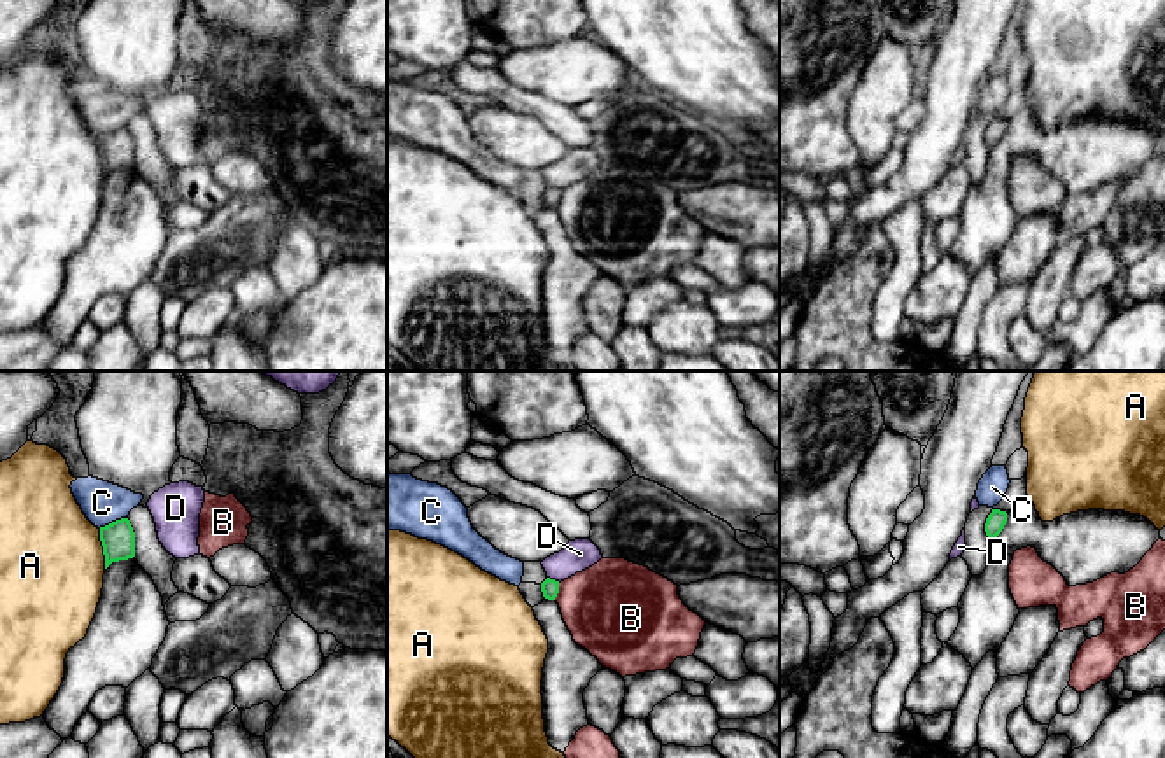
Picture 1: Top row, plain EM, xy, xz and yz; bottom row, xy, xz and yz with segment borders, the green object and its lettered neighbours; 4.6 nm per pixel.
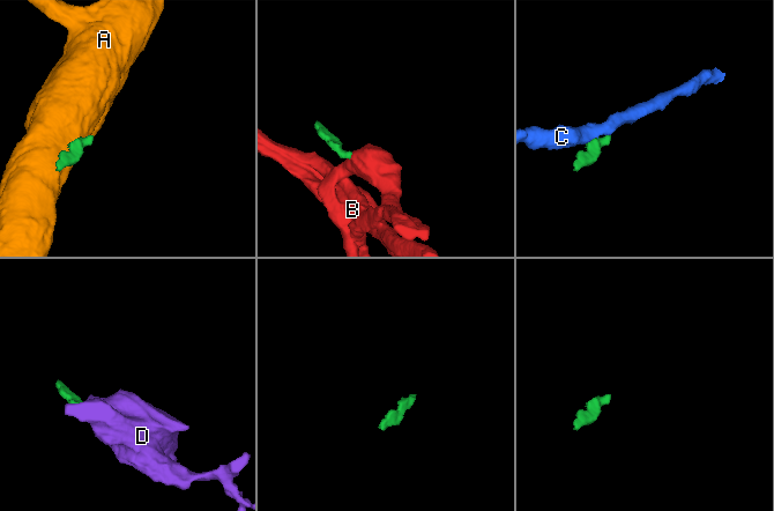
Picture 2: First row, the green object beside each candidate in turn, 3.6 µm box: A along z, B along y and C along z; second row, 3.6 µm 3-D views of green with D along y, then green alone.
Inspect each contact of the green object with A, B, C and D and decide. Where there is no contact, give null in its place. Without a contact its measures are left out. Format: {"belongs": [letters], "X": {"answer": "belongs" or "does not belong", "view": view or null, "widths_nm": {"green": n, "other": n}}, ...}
{"belongs": [], "A": {"answer": "does not belong", "view": "xy", "widths_nm": {"green": 160, "other": 480}}, "B": {"answer": "does not belong", "view": "xz", "widths_nm": {"green": 80, "other": 420}}, "C": {"answer": "does not belong", "view": "xy", "widths_nm": {"green": 160, "other": 200}}, "D": {"answer": "does not belong", "view": "xz", "widths_nm": {"green": 80, "other": 140}}}

